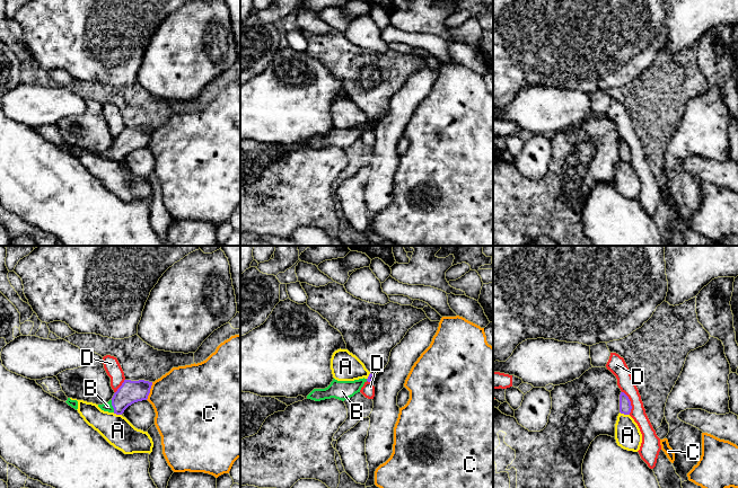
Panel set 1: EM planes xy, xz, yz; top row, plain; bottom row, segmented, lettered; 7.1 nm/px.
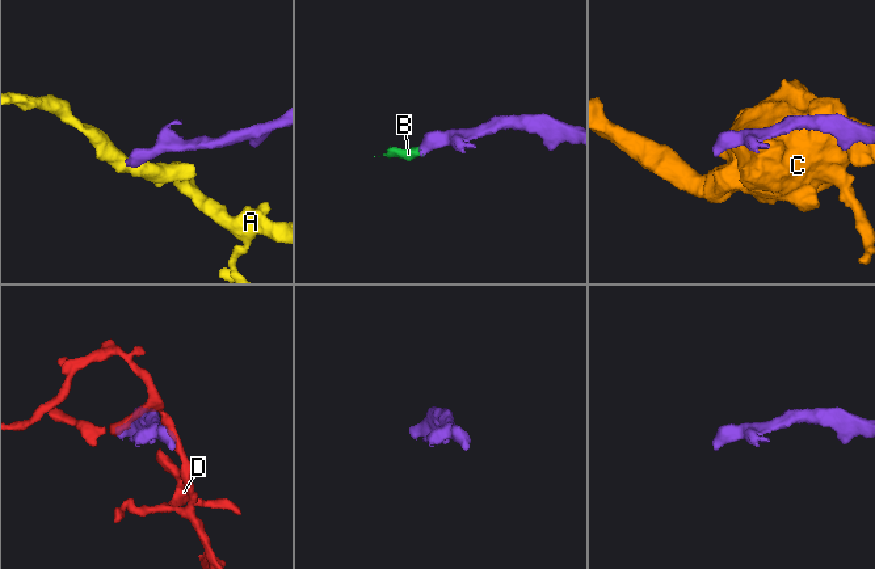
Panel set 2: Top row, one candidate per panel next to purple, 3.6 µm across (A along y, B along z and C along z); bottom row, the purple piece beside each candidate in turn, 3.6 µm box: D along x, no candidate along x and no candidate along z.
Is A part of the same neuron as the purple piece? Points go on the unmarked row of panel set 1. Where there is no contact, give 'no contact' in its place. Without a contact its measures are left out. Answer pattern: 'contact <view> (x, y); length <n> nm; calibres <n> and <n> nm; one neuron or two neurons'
contact yz (624, 161); length 80 nm; calibres 90 and 190 nm; two neurons

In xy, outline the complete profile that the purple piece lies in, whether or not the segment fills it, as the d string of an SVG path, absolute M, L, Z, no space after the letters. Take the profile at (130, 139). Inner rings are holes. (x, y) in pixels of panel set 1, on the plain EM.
M124 127L113 145L106 151L98 152L98 154L104 159L122 162L132 151L147 148L151 133L152 130L144 127Z

